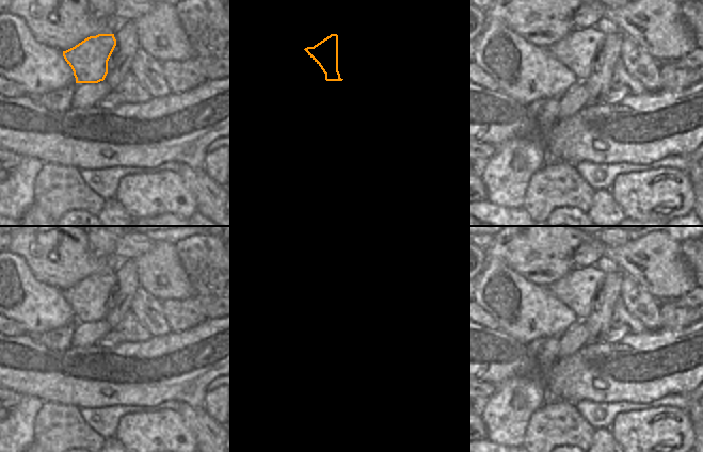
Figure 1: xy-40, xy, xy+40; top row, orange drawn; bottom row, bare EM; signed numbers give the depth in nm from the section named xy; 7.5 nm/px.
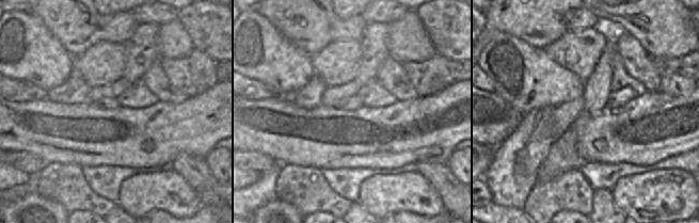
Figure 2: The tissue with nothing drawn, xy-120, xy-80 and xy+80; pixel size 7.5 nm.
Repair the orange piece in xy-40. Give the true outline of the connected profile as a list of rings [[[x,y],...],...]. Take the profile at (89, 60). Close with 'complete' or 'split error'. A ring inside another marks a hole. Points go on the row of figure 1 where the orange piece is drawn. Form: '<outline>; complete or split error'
[[[98,34],[63,51],[65,61],[74,71],[76,83],[103,81],[108,74],[108,61],[115,46],[114,34]]]; complete

